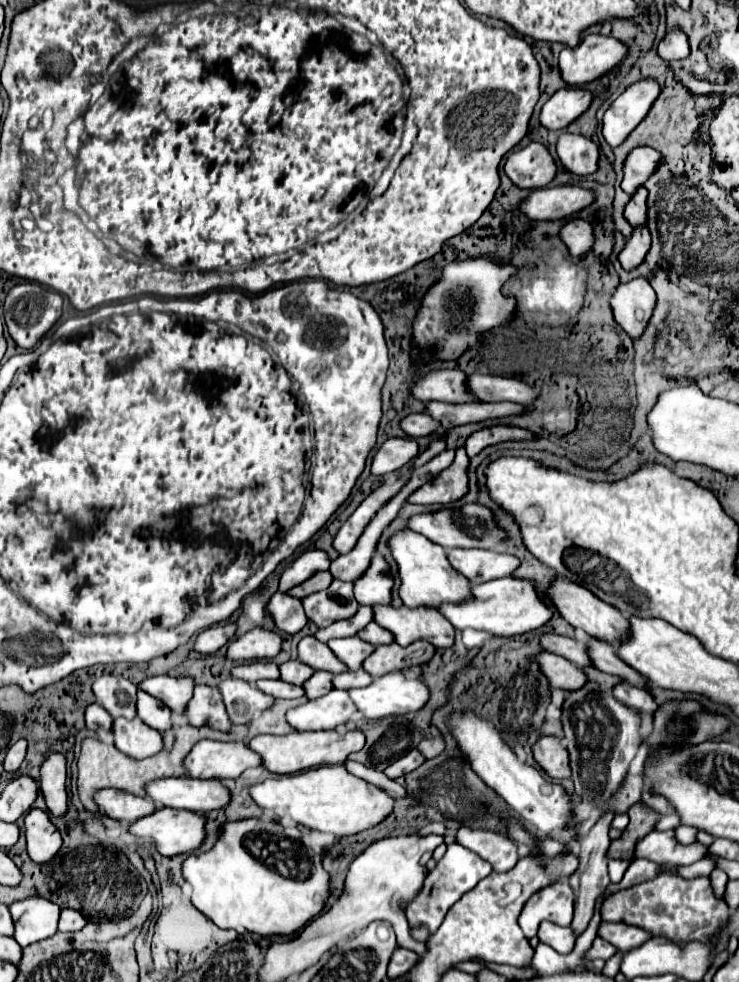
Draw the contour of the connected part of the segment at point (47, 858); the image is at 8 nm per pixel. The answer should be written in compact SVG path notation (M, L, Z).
M32 809L26 815L26 841L28 855L36 863L50 863L62 847L62 835L52 825L48 813Z

